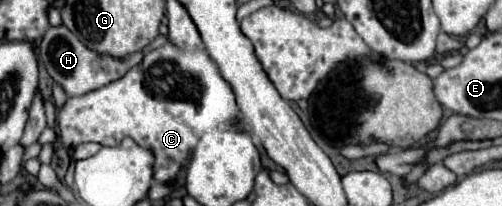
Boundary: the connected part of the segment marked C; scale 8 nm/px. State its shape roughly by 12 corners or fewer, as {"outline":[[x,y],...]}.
{"outline":[[205,47],[145,53],[57,113],[65,149],[153,153],[173,185],[201,133],[243,129]]}

